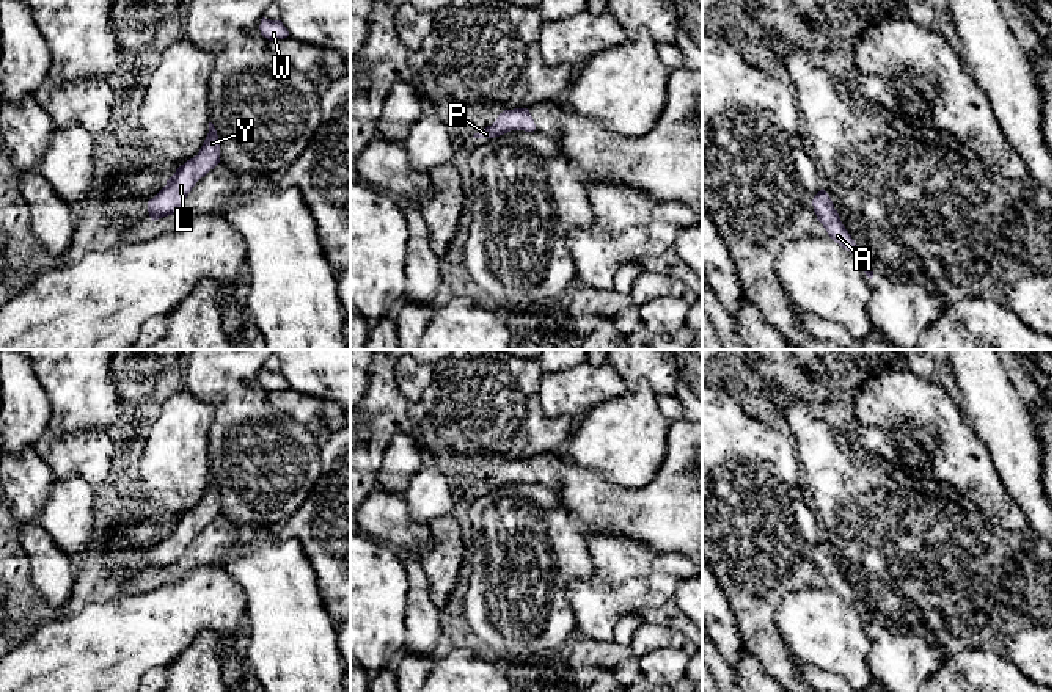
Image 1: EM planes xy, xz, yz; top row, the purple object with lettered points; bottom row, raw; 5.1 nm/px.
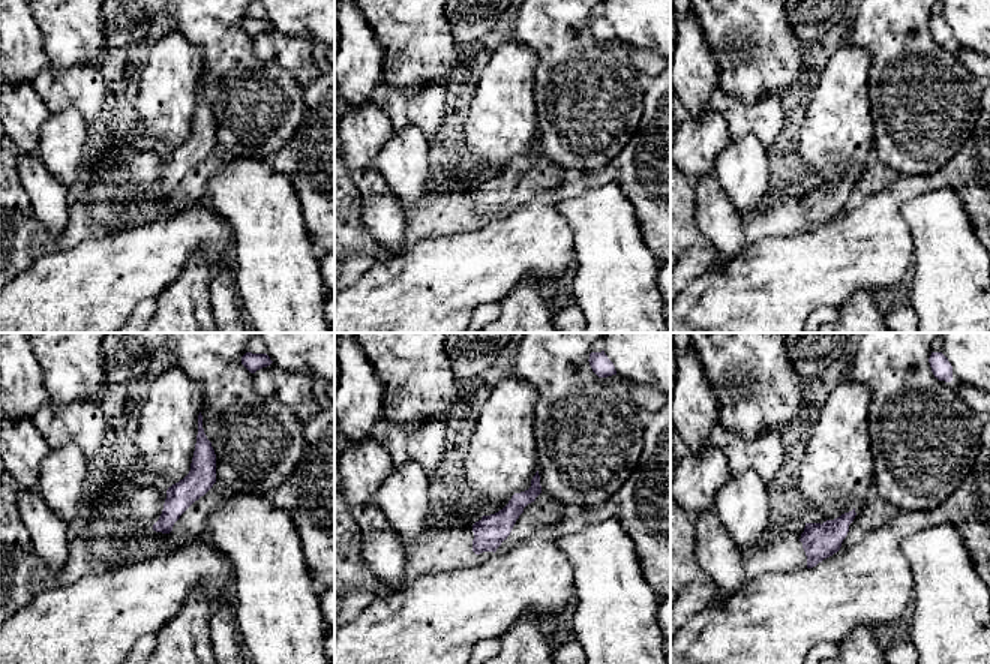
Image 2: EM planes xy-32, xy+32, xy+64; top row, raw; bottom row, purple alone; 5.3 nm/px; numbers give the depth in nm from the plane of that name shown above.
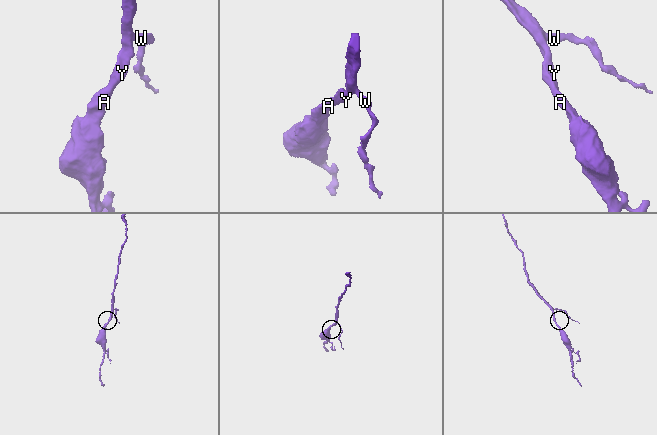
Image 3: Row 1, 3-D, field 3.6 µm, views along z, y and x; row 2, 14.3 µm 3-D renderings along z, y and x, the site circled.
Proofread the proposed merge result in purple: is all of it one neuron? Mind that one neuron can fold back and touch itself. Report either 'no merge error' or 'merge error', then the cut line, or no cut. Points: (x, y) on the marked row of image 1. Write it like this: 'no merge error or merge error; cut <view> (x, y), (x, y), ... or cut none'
no merge error; cut none

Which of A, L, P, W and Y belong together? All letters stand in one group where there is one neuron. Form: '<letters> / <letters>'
A L P W Y

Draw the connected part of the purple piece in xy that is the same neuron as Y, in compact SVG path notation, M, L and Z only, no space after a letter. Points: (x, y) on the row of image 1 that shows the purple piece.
M212 122L199 152L181 165L167 185L148 201L151 220L176 213L195 184L220 163L220 140Z

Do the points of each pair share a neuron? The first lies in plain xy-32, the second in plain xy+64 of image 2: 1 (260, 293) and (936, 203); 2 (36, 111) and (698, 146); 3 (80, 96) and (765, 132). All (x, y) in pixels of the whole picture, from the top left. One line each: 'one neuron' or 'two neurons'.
1: one neuron
2: one neuron
3: one neuron

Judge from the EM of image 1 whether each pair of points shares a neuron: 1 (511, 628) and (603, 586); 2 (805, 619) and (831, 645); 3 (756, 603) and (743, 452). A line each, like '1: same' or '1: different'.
1: different
2: same
3: same

